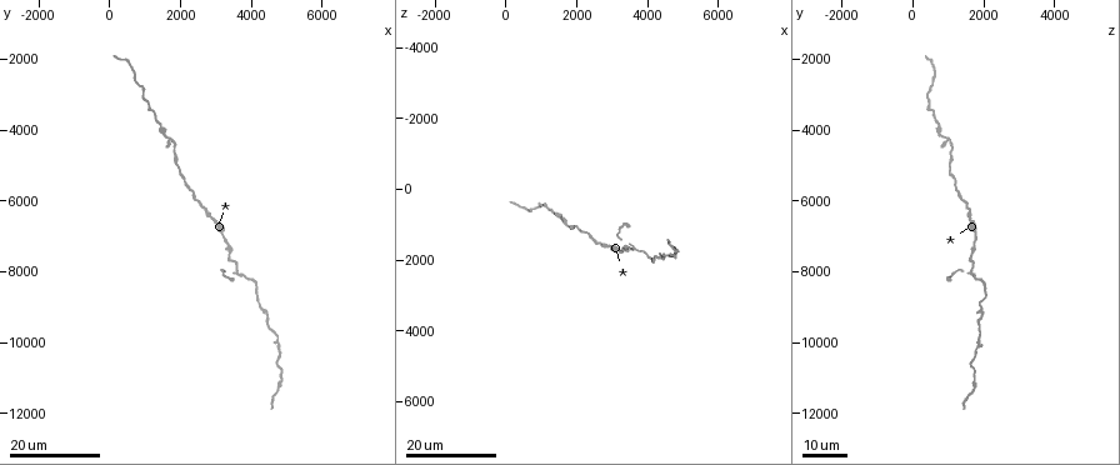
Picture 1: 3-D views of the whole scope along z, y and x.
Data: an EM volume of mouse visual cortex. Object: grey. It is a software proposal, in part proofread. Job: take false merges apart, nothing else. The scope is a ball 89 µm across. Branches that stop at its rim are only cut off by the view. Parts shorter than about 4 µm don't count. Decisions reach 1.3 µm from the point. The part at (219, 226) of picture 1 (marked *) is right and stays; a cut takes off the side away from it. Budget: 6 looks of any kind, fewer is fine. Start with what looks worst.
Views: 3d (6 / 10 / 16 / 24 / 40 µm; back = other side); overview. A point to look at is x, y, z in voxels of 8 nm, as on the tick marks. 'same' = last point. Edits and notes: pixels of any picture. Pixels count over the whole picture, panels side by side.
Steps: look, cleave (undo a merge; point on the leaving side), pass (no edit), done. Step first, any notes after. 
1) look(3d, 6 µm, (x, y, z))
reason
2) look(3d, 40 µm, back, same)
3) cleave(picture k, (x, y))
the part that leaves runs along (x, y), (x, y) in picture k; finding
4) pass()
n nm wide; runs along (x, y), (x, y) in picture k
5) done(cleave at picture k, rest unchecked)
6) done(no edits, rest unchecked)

look(3d, 16 µm, (4800, 9900, 1900))
two arms in line, one across

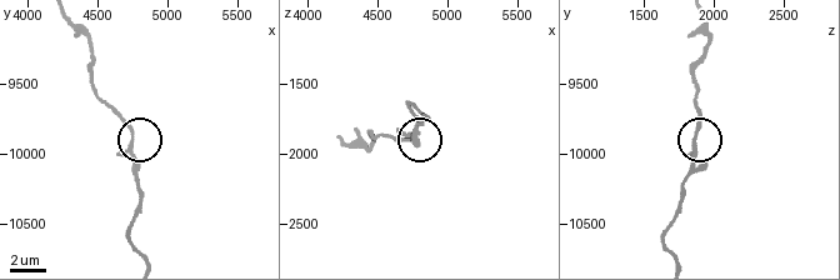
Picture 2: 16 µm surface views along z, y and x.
look(3d, 10 µm, (4740, 9880, 1860))
closer look

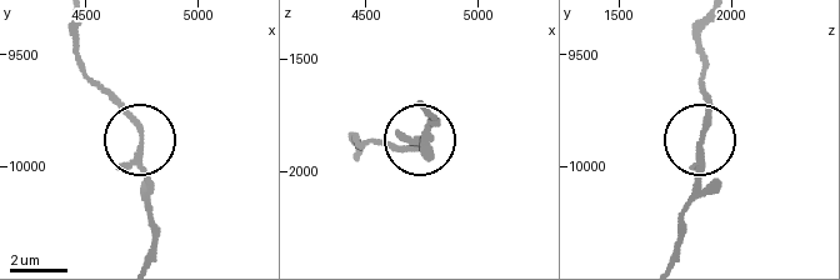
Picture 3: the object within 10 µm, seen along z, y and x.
look(3d, 6 µm, (4730, 9900, 1850))
zoom in

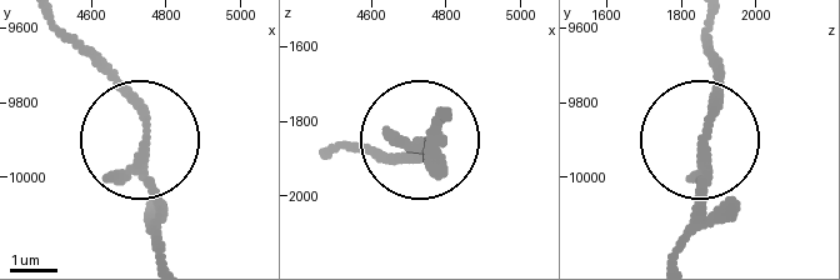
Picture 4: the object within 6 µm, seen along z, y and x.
pass()
3 arms; runs along (60, 26), (139, 121), (155, 253) in picture 4; one neuron here

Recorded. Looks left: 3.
look(3d, 24 µm, (3500, 7700, 1700))
thick turns thin

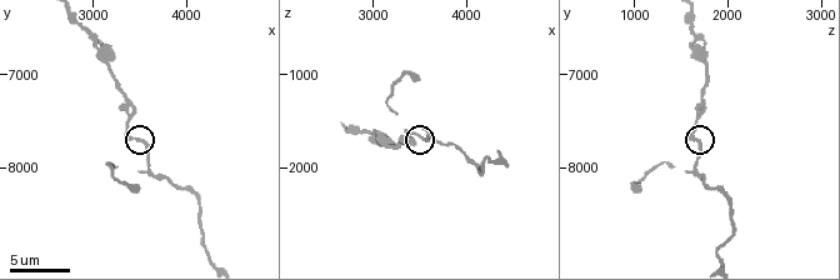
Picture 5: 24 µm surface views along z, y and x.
look(3d, 6 µm, (3500, 7700, 1650))

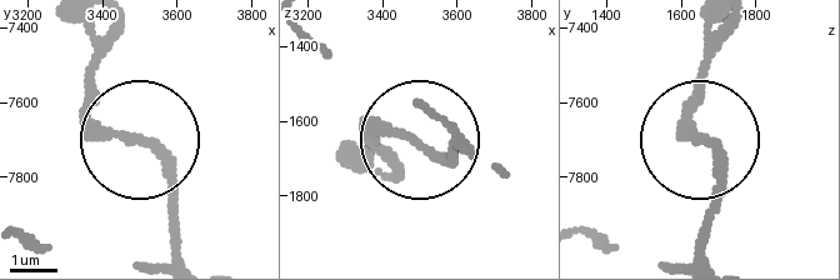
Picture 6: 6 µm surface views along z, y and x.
pass()
all the same neuron

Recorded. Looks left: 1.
look(3d, 10 µm, (3950, 8200, 1800))

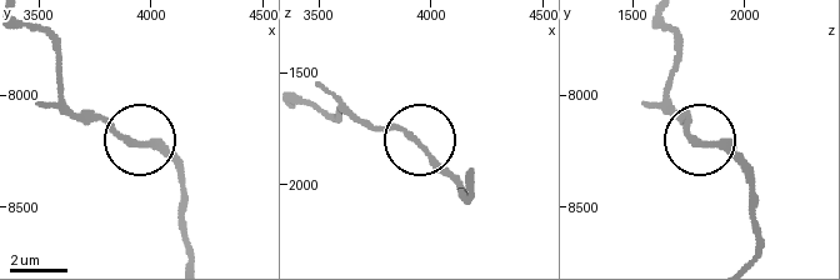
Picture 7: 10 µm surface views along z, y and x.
pass()
runs along (23, 20), (54, 51), (59, 86), (73, 108), (178, 156) in picture 7; continuous, no second neuron

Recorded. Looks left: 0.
done(no edits, rest unchecked)

